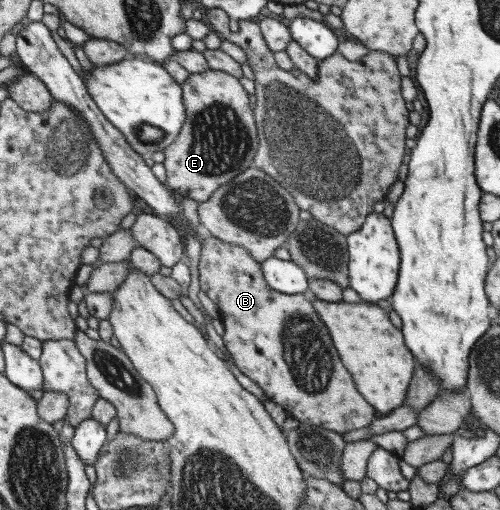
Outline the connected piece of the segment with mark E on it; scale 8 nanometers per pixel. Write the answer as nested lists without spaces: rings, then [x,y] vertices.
[[[208,69],[203,73],[189,74],[189,78],[181,86],[187,120],[175,142],[162,151],[165,156],[163,164],[167,173],[167,187],[180,198],[187,196],[202,203],[209,200],[223,184],[231,182],[238,174],[254,166],[258,150],[258,130],[248,93],[233,75]]]

